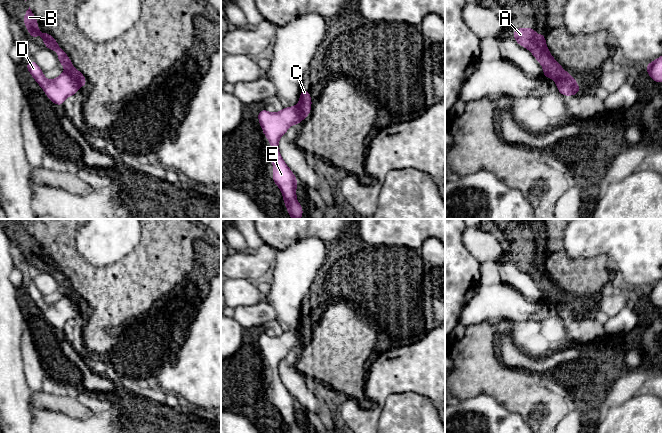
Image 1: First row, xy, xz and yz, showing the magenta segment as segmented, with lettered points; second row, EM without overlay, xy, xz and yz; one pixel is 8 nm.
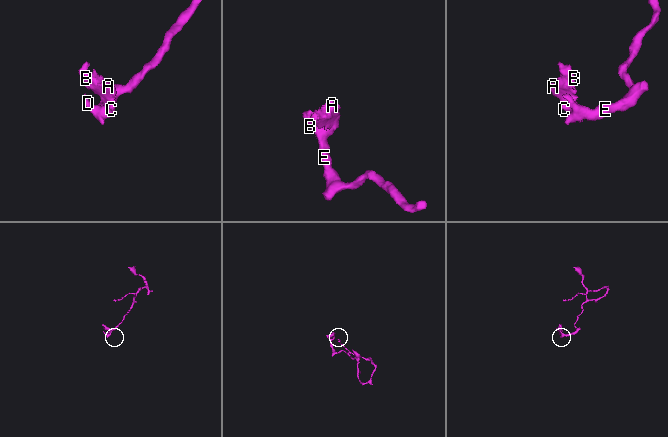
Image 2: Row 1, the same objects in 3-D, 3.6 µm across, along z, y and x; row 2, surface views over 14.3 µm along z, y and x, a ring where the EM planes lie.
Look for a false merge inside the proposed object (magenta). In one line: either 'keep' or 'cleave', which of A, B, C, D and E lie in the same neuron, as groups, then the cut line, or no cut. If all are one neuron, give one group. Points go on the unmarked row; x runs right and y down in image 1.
cleave; A B C / D E; cut in xz along (296, 330), (300, 344)

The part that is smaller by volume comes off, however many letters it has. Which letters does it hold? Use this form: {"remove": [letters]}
{"remove": ["A", "B", "C"]}

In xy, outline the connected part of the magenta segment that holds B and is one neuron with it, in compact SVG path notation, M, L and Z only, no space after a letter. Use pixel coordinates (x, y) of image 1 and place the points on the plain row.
M30 231L29 233L24 237L24 244L23 248L27 250L29 258L32 260L32 263L35 264L37 262L37 258L39 257L43 261L43 266L45 268L45 271L52 275L58 274L59 277L57 279L58 284L60 285L61 289L68 293L73 301L76 303L76 305L83 311L87 309L87 305L84 301L84 299L76 294L70 285L68 279L62 274L62 272L58 269L57 265L46 256L41 256L38 254L38 247L35 239L32 237Z

